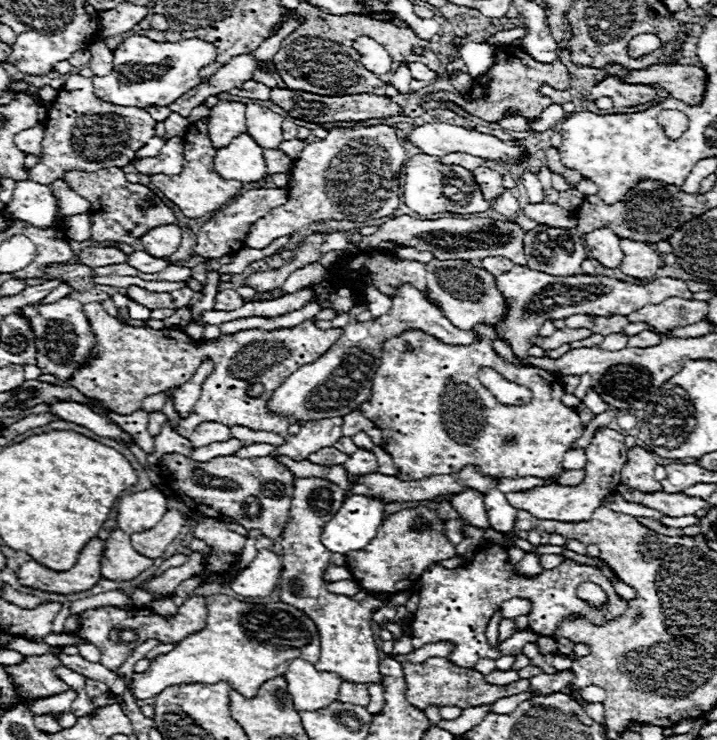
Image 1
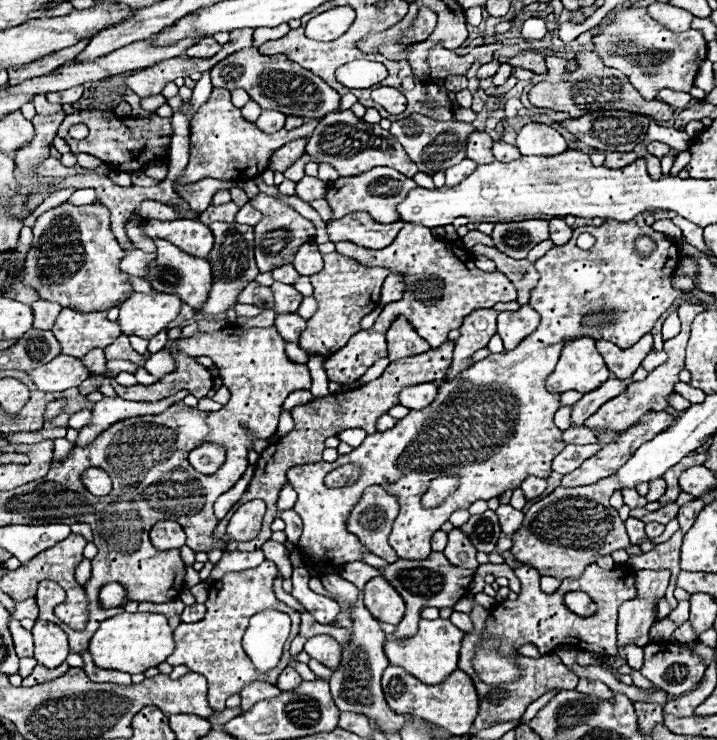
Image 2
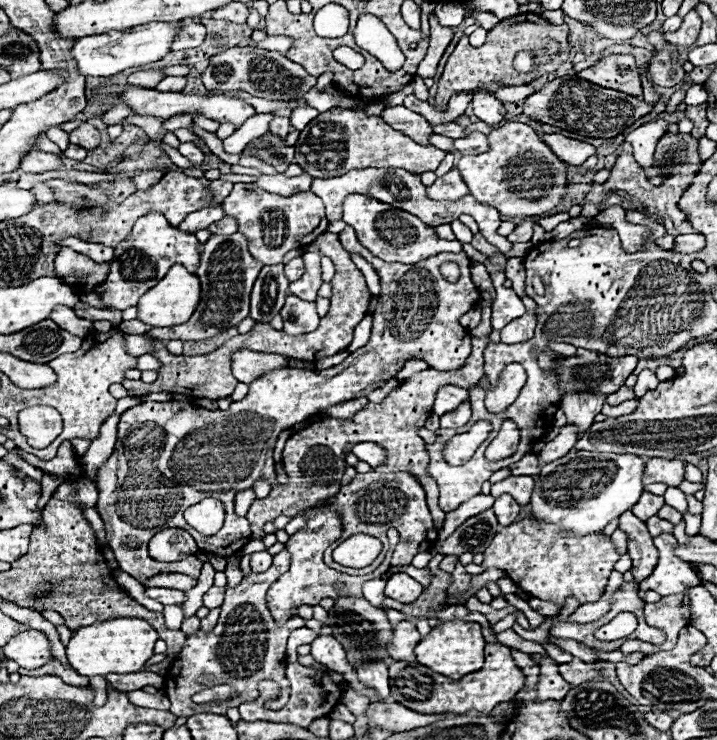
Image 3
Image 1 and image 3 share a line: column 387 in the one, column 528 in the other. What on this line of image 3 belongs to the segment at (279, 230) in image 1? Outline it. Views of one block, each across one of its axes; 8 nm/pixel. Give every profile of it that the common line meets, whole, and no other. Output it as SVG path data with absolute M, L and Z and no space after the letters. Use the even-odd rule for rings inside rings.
M506 122L488 134L490 150L476 156L462 156L456 168L470 188L470 194L500 210L504 216L540 216L560 204L566 196L566 164L554 156L550 146L540 140L532 126Z

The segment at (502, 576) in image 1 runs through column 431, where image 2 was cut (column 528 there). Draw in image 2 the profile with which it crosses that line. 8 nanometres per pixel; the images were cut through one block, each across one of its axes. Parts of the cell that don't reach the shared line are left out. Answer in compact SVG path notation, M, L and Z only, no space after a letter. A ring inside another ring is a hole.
M590 564L580 578L562 580L560 588L554 594L544 594L540 590L540 574L532 566L514 568L514 574L520 578L522 584L518 600L504 600L496 604L486 620L486 632L494 636L494 640L508 642L514 650L518 650L522 644L536 644L540 654L550 654L562 644L578 650L596 652L600 656L616 654L618 608L624 600L632 600L636 596L634 572L628 566L624 566L624 570L602 570L600 566ZM566 592L586 592L596 602L598 610L588 618L576 616L562 604Z

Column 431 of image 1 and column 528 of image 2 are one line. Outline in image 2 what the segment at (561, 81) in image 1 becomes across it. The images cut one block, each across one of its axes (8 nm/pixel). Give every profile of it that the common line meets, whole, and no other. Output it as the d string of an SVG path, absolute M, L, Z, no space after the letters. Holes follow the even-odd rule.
M580 52L576 54L578 60L578 70L572 72L570 80L564 82L564 74L566 74L566 60L556 58L556 56L548 56L546 58L546 66L548 66L548 80L540 82L536 86L532 86L528 100L532 106L536 108L550 108L550 110L558 110L558 112L568 112L572 118L576 116L584 116L592 110L628 110L628 112L636 112L636 114L644 114L650 116L654 120L670 120L674 110L670 110L668 104L654 100L648 102L640 96L640 92L628 82L628 78L610 66L604 66L600 56L596 52Z

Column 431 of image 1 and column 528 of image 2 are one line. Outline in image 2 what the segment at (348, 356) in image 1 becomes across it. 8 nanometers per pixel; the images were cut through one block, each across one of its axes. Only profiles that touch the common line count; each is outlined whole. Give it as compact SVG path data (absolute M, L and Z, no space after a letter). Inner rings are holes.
M524 304L520 310L514 312L500 312L498 314L498 334L504 340L504 348L512 350L516 348L526 336L530 336L540 322L538 312L530 308L530 304Z

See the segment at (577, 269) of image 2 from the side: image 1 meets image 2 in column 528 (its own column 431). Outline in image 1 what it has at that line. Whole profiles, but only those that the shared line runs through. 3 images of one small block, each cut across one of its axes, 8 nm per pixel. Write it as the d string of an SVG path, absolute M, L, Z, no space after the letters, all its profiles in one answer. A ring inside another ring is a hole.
M482 322L482 340L476 340L470 346L442 344L434 336L418 330L406 330L396 338L386 340L382 348L382 362L372 378L372 398L362 404L362 414L382 430L384 450L392 456L394 464L400 470L402 480L422 480L428 476L454 474L460 472L466 464L476 464L484 474L494 478L550 478L556 476L564 486L576 486L584 478L584 470L562 472L560 464L564 452L570 450L570 444L582 436L582 422L578 414L560 402L564 394L562 382L558 376L548 374L542 368L516 366L498 356L492 348L494 328ZM480 368L494 368L506 380L522 384L532 390L532 400L526 406L504 406L478 382ZM506 436L516 436L514 446L504 446Z

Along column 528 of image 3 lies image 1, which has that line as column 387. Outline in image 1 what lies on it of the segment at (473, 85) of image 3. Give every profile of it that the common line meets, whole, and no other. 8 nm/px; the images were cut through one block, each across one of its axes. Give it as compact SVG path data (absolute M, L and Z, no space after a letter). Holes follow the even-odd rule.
M300 4L296 8L296 12L306 20L294 34L290 34L282 42L282 48L276 54L278 74L282 76L282 80L286 82L288 88L314 92L314 94L322 94L322 96L330 96L330 94L342 96L346 92L374 92L378 86L388 84L394 70L390 70L388 74L382 74L382 76L376 76L370 70L366 70L360 64L358 52L352 48L352 40L356 36L370 36L378 44L382 44L392 58L392 68L396 68L402 58L406 58L408 62L422 62L434 72L438 72L442 66L438 56L430 50L430 42L418 38L408 28L408 24L402 22L400 18L396 22L394 14L382 14L384 16L382 20L376 20L372 16L358 16L358 14L332 16L332 14L324 14L324 12L316 10L310 4ZM414 46L424 48L424 52L414 54L412 52Z

